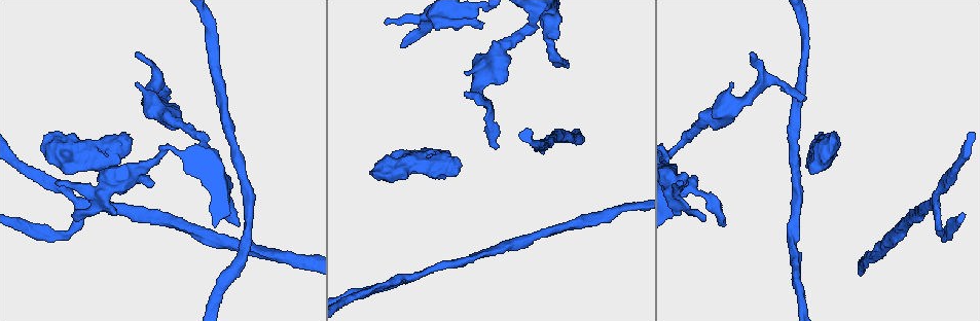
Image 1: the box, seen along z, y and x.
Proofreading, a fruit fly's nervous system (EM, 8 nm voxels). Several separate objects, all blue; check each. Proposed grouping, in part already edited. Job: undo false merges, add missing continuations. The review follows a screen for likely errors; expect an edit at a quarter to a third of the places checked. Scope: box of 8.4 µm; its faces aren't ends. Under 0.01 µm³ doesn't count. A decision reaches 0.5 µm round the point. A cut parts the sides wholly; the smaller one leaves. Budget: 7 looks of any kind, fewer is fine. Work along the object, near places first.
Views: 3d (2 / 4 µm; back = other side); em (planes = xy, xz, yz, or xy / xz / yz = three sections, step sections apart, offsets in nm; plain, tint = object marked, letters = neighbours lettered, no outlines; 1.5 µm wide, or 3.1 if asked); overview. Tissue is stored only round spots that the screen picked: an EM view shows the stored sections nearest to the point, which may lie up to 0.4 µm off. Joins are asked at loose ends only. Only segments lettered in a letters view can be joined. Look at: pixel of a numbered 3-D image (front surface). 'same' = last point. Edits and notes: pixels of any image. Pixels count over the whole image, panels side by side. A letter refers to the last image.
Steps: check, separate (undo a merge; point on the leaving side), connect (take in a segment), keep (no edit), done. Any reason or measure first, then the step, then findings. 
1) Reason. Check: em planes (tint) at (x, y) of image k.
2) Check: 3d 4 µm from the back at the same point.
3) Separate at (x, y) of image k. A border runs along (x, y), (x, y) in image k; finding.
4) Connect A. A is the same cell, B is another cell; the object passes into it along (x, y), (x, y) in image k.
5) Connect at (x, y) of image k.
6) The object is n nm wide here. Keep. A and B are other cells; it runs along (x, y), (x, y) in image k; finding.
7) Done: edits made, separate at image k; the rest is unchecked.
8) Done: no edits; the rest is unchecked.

An open end. Check: em planes (letters) at (374, 175) of image 1.

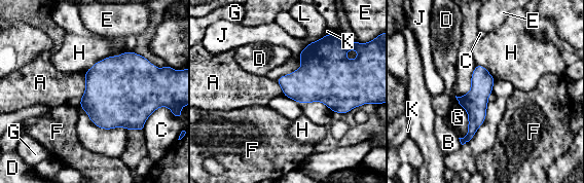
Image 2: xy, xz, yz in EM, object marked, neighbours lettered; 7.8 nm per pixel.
Keep. A, B, C, D, E, F, G, H, J, K and L are other cells; it runs along (479, 68), (476, 119), (463, 141) in image 2; none of them fits.

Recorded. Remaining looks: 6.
Branch stops here. Check: 3d 2 µm at (479, 27) of image 1.

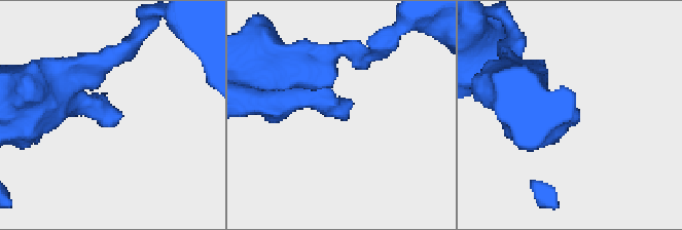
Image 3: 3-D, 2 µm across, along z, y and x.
Check: em planes (letters) at (577, 123) of image 3.

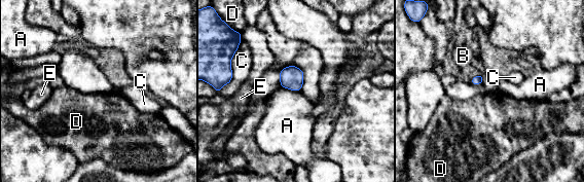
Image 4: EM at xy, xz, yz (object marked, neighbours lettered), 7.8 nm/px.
Keep. A, B, C, D and E are other cells; a border runs along (281, 86), (300, 92) in image 4; none of them fits.

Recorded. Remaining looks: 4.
Tapers out. Check: 3d 4 µm at (73, 217) of image 1.

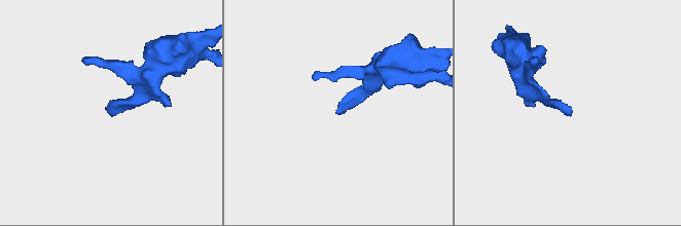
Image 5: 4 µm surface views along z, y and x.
Check: em planes (letters) at (109, 111) of image 5.

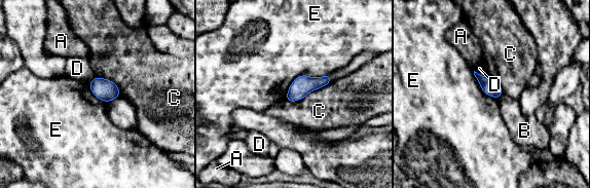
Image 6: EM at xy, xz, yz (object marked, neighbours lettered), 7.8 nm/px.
Keep. A, B, C, D and E are other cells; a border runs along (330, 74), (298, 75), (286, 100) in image 6; none of them fits.

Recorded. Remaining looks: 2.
Done: no edits; the rest is unchecked.

